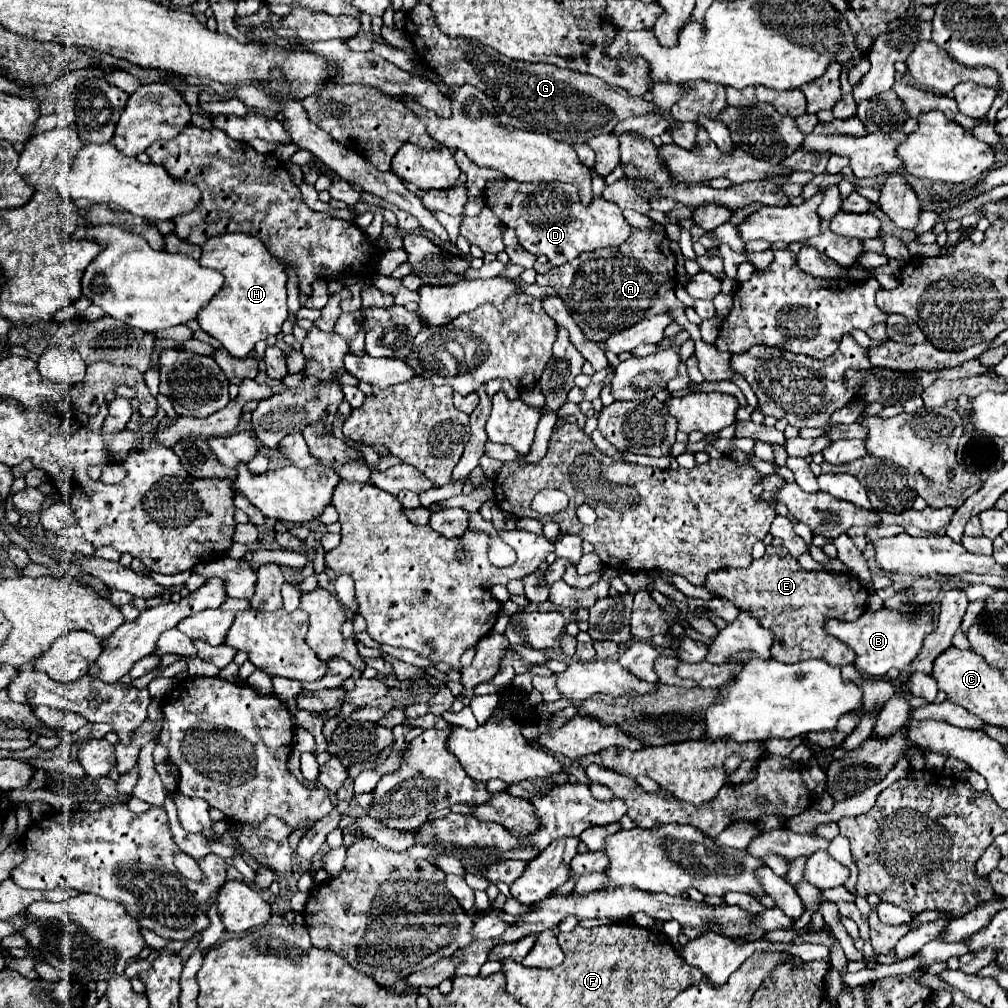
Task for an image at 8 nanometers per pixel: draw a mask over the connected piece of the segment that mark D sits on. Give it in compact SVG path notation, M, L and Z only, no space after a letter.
M500 180L488 184L484 196L494 214L516 232L518 244L534 256L544 254L552 266L562 266L582 252L594 252L606 246L618 248L630 236L630 226L614 202L594 196L590 206L582 206L580 202L572 204L572 184L520 184Z

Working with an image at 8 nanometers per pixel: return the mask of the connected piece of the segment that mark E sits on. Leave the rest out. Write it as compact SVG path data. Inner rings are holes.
M768 546L766 554L760 560L754 560L748 568L726 568L720 572L712 572L706 578L704 584L708 590L718 594L724 600L734 602L740 610L748 610L754 618L758 618L758 624L774 632L774 646L772 646L772 658L784 664L802 662L808 658L822 658L832 666L846 666L854 664L854 652L852 648L844 646L836 637L828 634L824 625L830 618L836 620L858 620L866 612L866 600L868 592L862 586L862 582L854 574L832 574L824 570L804 570L796 558L788 554L784 546Z

